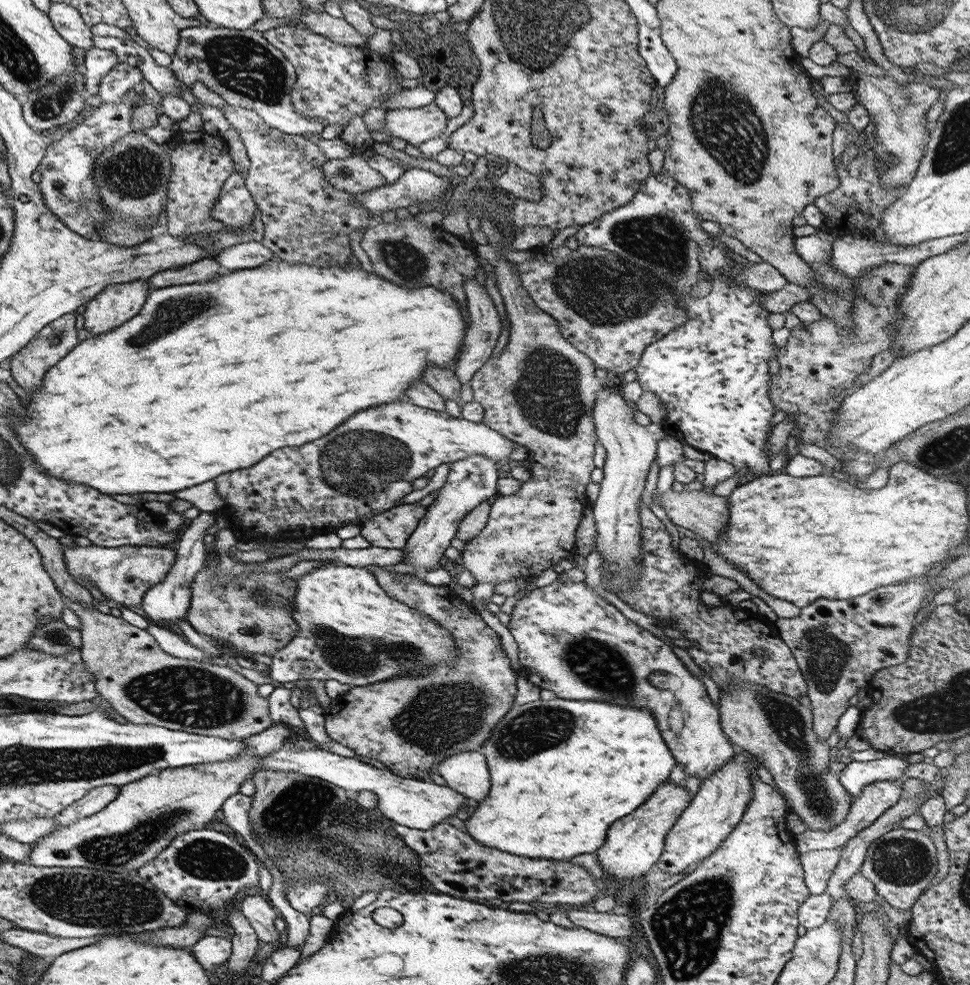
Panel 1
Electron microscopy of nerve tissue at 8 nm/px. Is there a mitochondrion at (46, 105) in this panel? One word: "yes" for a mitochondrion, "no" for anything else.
yes

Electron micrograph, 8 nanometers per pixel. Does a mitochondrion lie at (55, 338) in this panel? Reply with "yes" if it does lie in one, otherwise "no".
yes

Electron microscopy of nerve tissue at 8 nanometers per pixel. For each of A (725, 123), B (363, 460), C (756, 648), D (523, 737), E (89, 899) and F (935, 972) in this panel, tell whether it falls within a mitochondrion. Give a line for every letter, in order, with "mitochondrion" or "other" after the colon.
A: mitochondrion
B: mitochondrion
C: other
D: mitochondrion
E: mitochondrion
F: other

